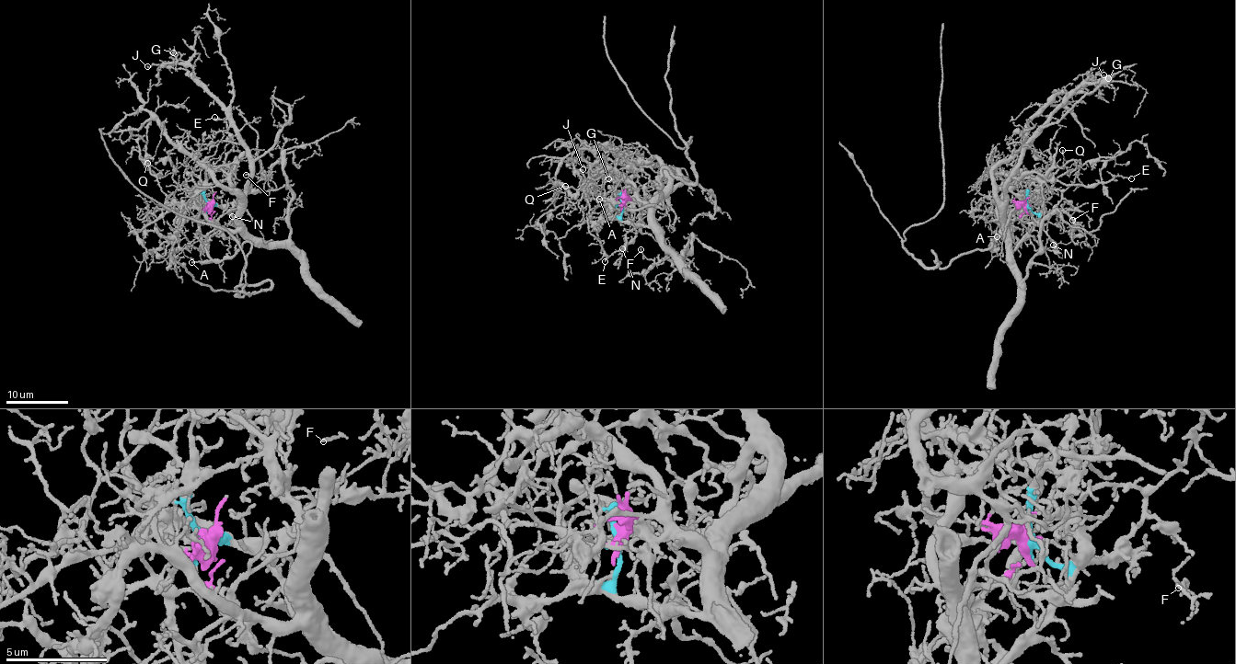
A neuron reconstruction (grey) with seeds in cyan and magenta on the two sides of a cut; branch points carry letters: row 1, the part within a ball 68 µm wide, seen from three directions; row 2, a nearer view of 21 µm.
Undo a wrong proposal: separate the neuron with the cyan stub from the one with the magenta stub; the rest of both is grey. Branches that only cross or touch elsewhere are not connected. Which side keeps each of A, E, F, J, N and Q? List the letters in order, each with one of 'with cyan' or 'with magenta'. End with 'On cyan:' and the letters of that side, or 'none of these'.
A: with magenta
E: with cyan
F: with cyan
J: with cyan
N: with cyan
Q: with magenta
On cyan: E, F, J, N

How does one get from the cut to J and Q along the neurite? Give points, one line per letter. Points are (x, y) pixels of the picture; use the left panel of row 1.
J: (210, 204), (227, 209), (244, 235), (240, 220), (250, 175), (246, 147), (224, 109), (189, 70), (147, 66)
Q: (210, 204), (190, 217), (181, 217), (174, 204), (172, 193), (165, 194), (156, 176), (160, 171), (146, 163)

